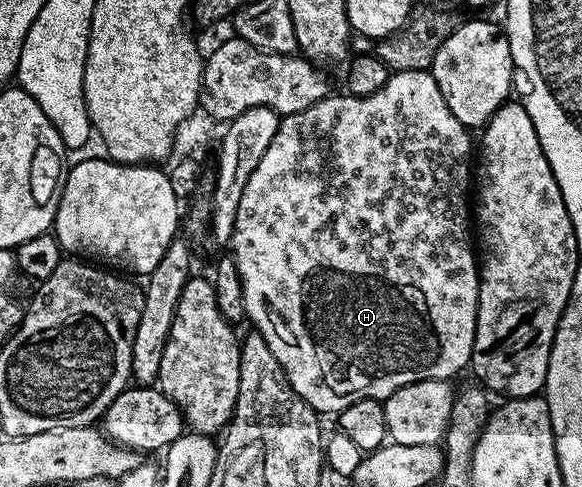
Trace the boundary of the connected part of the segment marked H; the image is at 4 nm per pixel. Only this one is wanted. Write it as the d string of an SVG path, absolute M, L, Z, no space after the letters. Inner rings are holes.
M424 69L420 71L400 71L399 73L391 72L388 83L384 83L384 87L380 87L380 91L376 91L371 97L341 96L326 96L322 101L318 101L306 110L288 114L279 120L276 135L272 135L272 143L268 143L268 151L264 151L260 163L256 163L256 171L252 171L251 177L248 178L248 183L244 186L244 196L240 198L240 208L236 211L234 230L228 242L228 248L231 249L229 249L229 252L236 263L236 271L240 271L240 279L244 287L244 307L246 308L249 324L254 324L251 326L257 333L264 335L264 343L268 343L268 347L272 347L272 355L276 355L280 367L284 367L284 371L288 375L294 390L314 410L322 415L325 415L325 413L337 415L344 407L348 407L365 397L385 399L392 396L400 387L411 385L417 381L449 382L451 380L450 377L456 376L462 368L465 370L470 364L472 343L474 342L474 332L476 331L476 315L478 314L480 265L476 260L476 245L472 240L472 209L471 206L470 209L466 206L466 196L469 193L471 196L472 193L472 165L470 169L471 130L462 125L460 119L456 119L456 115L452 115L452 111L448 111L448 103L444 103L444 95L440 95L440 87L436 87L436 79L433 73Z

